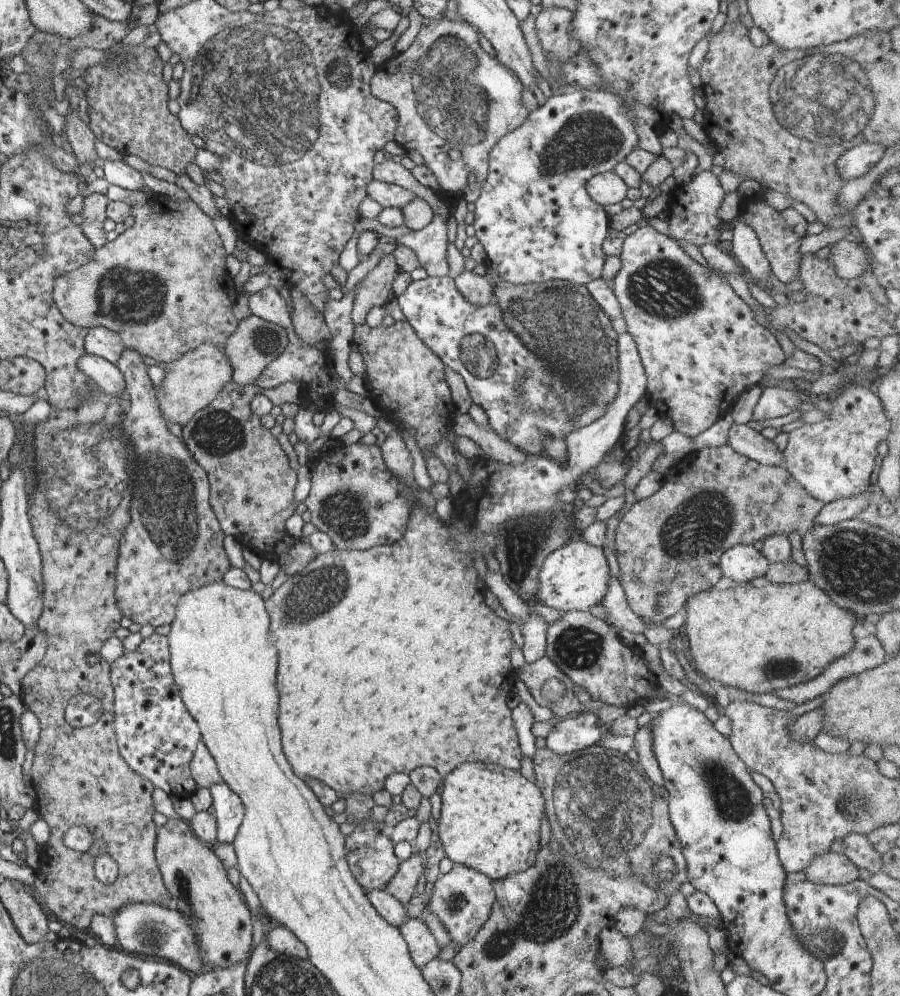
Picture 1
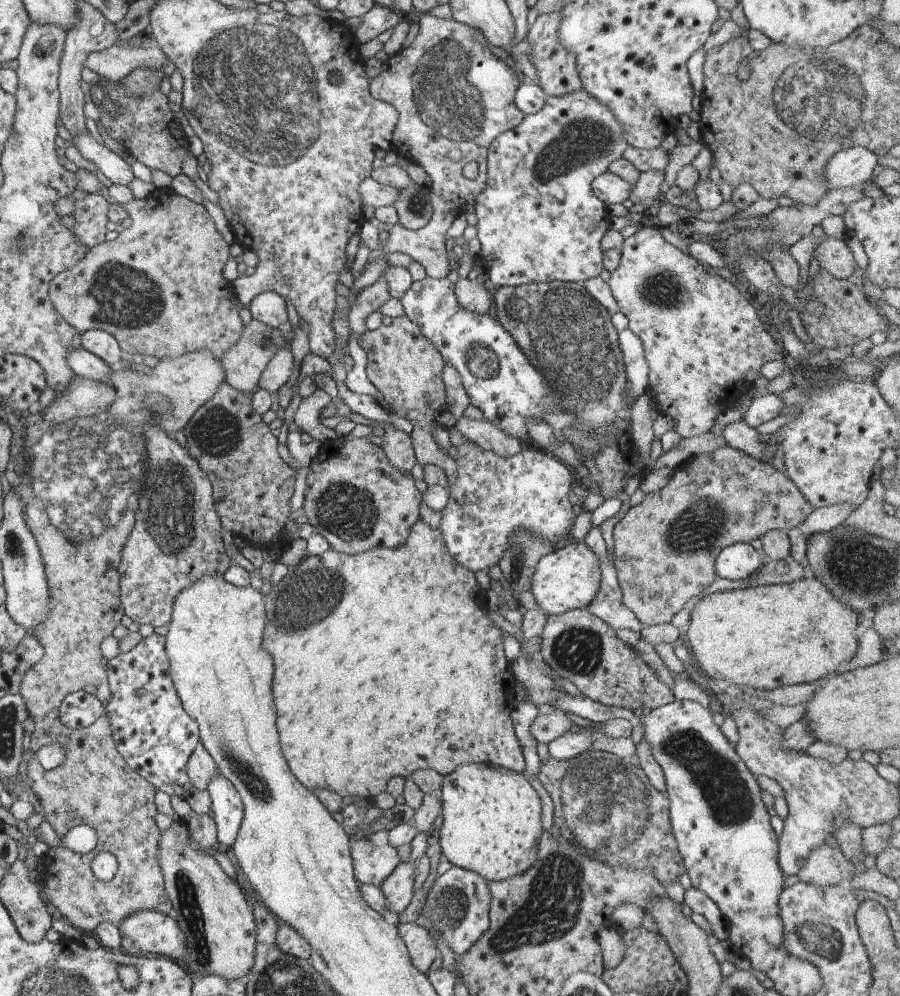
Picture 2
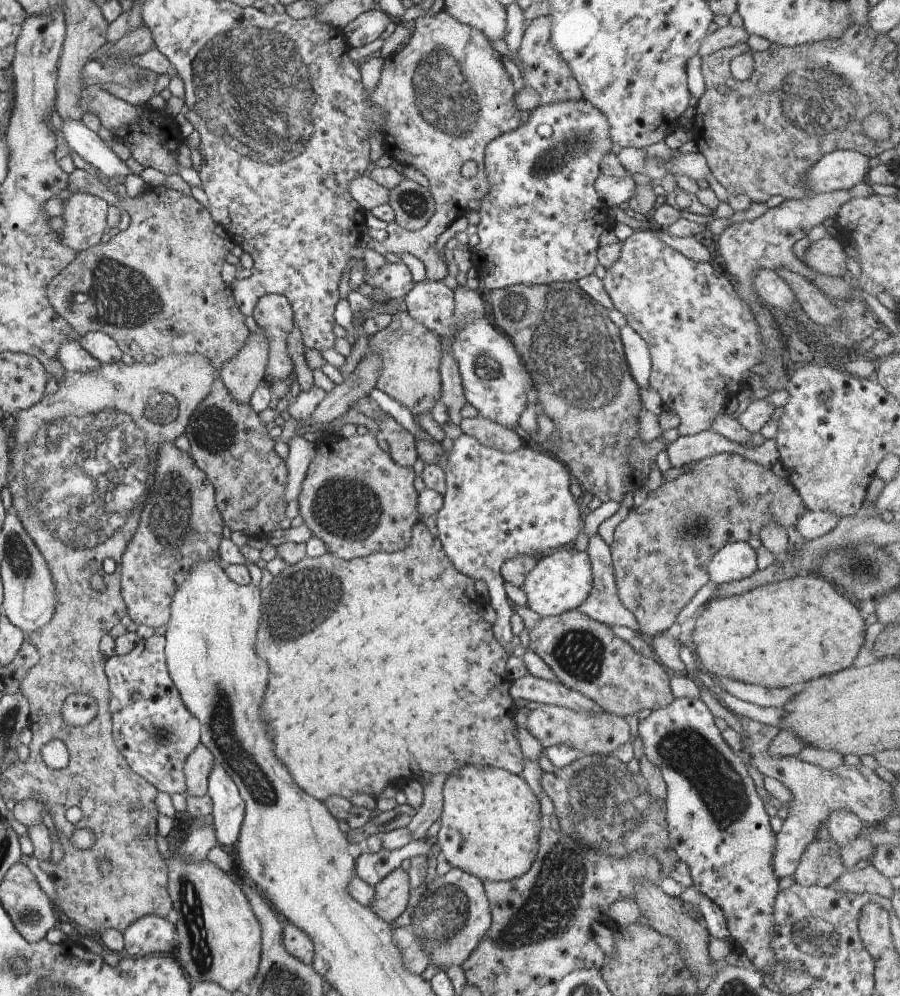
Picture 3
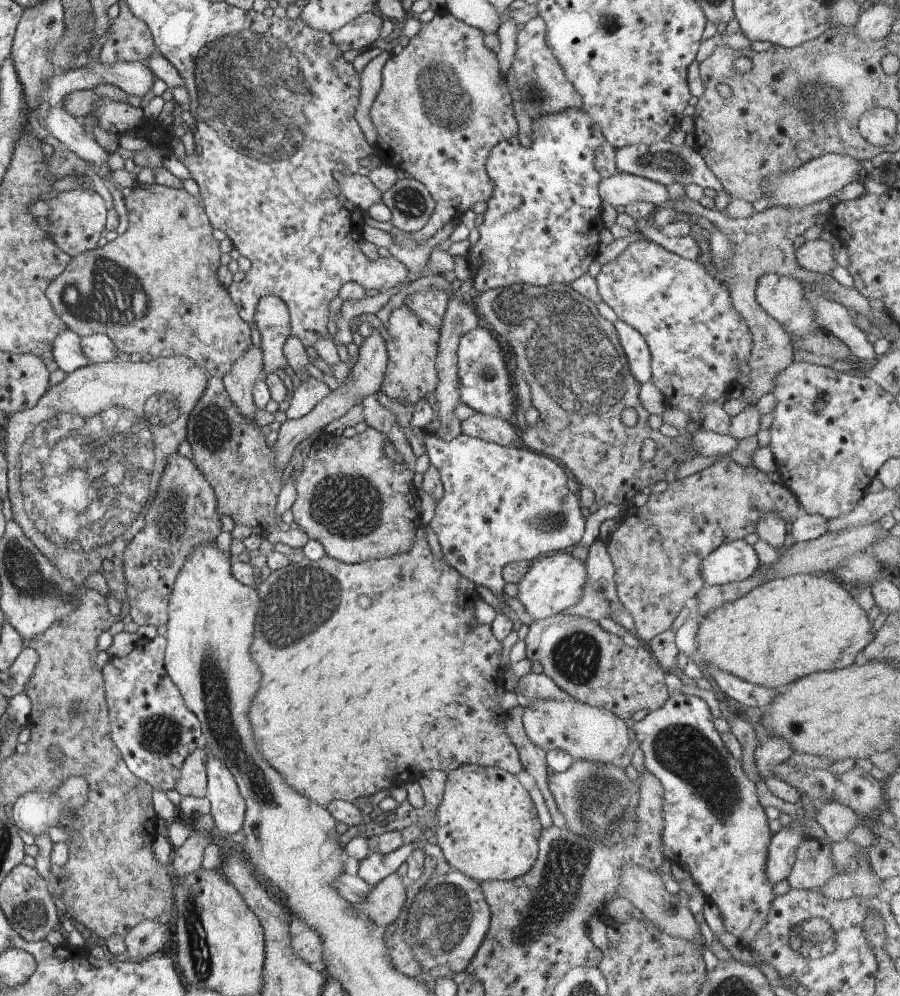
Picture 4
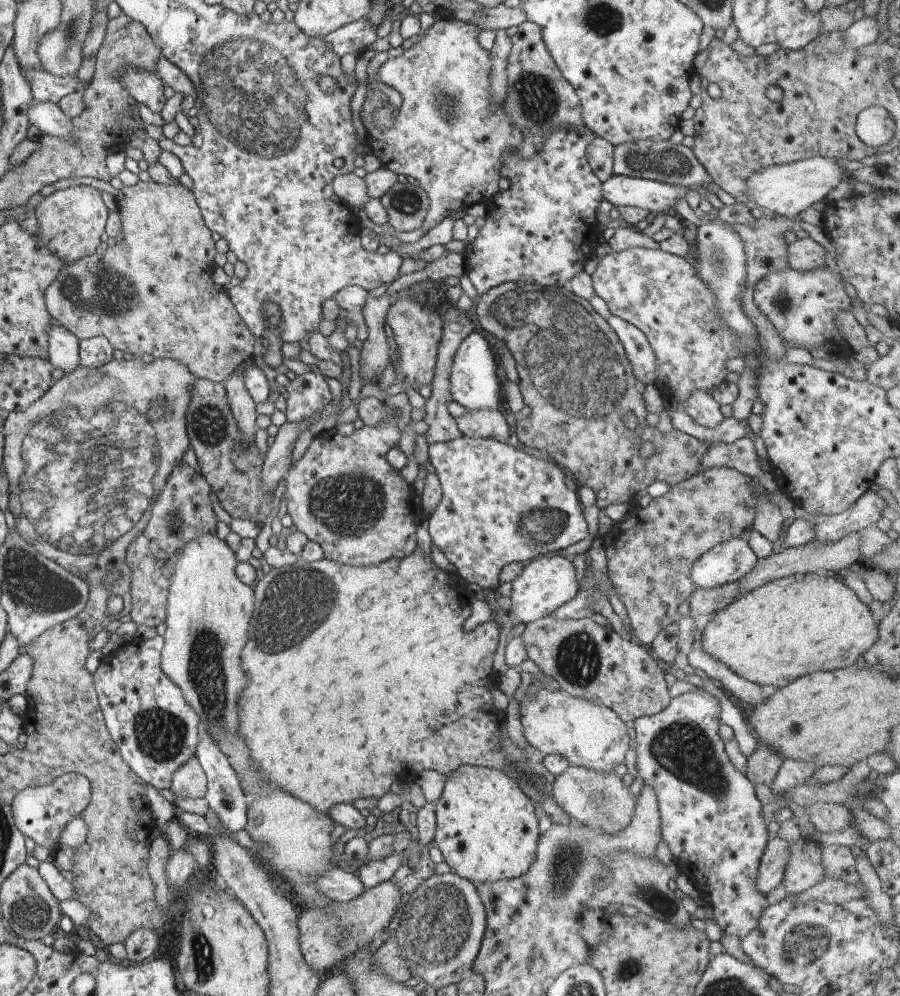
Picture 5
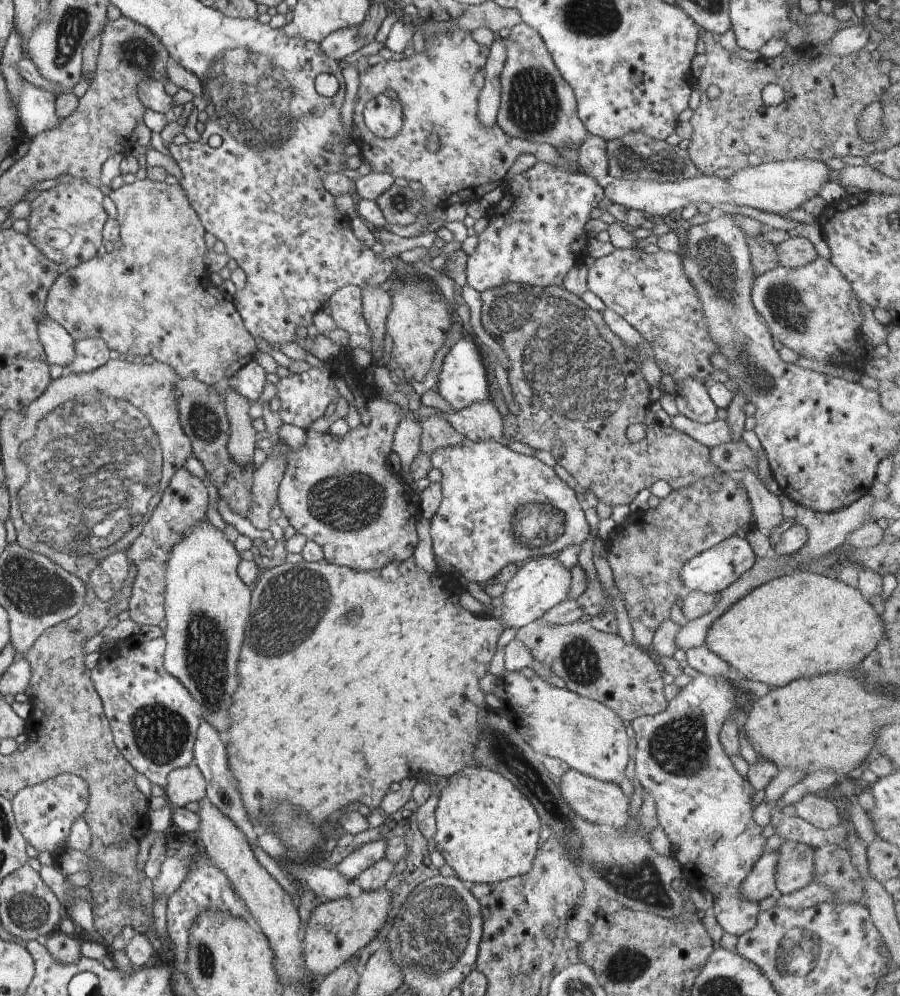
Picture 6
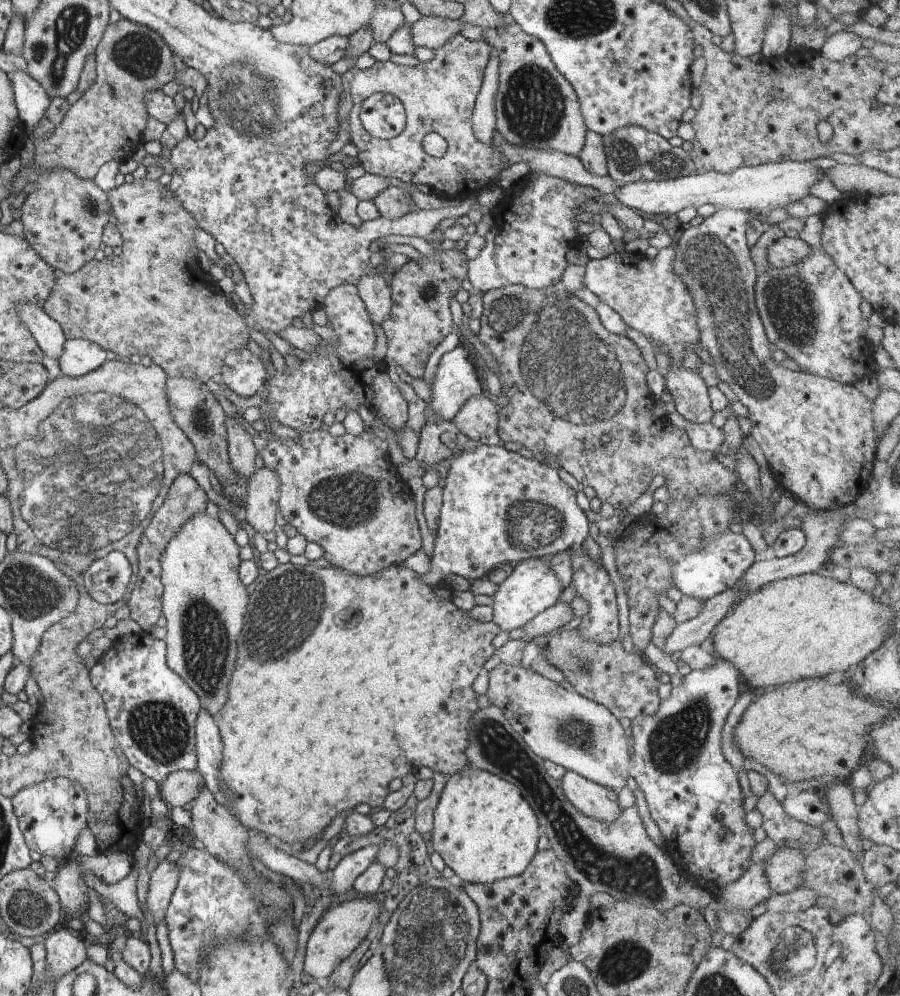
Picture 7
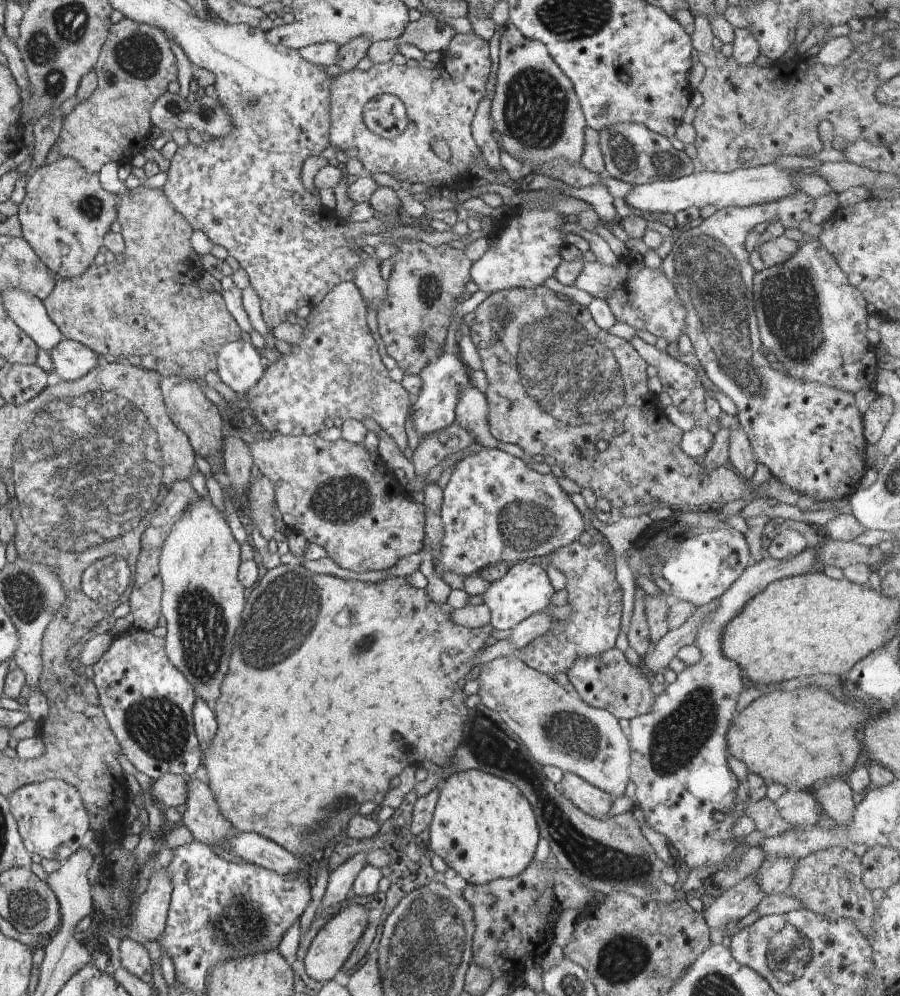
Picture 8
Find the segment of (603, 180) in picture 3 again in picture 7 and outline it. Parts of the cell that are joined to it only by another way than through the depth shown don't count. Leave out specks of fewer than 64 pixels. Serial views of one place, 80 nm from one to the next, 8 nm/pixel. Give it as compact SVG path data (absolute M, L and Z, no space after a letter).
M783 160L752 167L742 167L731 174L715 171L694 173L672 180L637 181L620 185L614 196L620 207L627 207L642 214L677 214L687 207L700 207L705 204L716 208L745 209L770 214L776 208L793 204L810 195L810 188L827 172L817 168L810 161Z

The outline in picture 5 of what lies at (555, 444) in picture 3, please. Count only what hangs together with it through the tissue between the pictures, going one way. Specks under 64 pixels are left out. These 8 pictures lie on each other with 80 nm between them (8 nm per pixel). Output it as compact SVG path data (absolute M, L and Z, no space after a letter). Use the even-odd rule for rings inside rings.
M522 282L503 283L489 289L488 292L478 297L473 315L477 327L480 330L489 332L491 338L494 336L494 340L501 340L502 344L506 344L516 361L516 370L520 379L518 386L520 387L520 393L522 394L525 406L531 408L531 414L525 420L520 420L520 423L516 425L515 430L512 429L512 432L518 436L520 444L531 449L538 449L538 452L550 456L550 458L554 460L554 464L558 465L561 469L566 468L566 470L570 470L574 478L576 478L579 488L589 487L593 489L597 497L596 505L600 509L611 505L627 503L632 506L635 503L638 492L647 490L647 488L656 481L664 481L666 484L674 486L680 484L682 481L690 480L692 476L696 476L696 474L705 471L704 467L700 464L700 460L704 458L709 450L709 446L706 443L688 434L684 434L684 432L681 431L661 432L657 427L648 426L648 424L646 424L647 412L643 398L645 385L634 376L632 364L628 361L625 351L618 340L618 336L615 336L614 330L610 328L601 315L598 315L598 312L592 309L588 300L575 296L567 286L545 288ZM626 411L632 411L636 416L635 418L638 420L636 430L629 430L624 424L623 416L625 416L624 413ZM648 441L652 442L655 452L648 458L642 458L639 451L643 443Z

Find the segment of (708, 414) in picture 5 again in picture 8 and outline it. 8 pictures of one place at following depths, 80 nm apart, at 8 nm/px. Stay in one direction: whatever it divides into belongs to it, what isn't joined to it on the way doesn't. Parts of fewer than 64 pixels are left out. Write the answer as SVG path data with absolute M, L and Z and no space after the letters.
M638 336L628 342L634 348L633 354L638 354L647 366L656 369L663 393L668 394L680 412L694 415L705 410L707 394L693 366L661 352L656 346L646 344Z

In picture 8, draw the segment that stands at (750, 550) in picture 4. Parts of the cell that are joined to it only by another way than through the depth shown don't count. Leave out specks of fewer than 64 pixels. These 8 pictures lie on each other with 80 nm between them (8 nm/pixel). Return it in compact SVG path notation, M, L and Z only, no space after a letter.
M713 529L682 540L664 558L659 574L671 586L672 600L690 602L696 609L719 599L752 564L744 535L737 529Z

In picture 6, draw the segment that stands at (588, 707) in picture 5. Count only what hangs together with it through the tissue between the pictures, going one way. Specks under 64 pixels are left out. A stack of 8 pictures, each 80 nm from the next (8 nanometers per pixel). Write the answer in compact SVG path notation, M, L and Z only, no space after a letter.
M504 670L502 676L496 677L496 688L494 690L494 695L504 704L504 712L506 712L510 720L513 722L515 728L520 732L521 736L524 738L524 742L530 742L532 744L532 750L536 748L536 753L539 753L543 759L554 757L555 759L562 760L569 769L582 772L588 776L592 776L598 780L604 782L614 782L614 784L620 784L625 776L627 765L632 761L629 758L628 753L628 734L626 728L624 728L623 720L609 707L604 705L602 702L596 701L595 699L590 699L581 695L578 695L574 691L567 690L567 688L556 688L536 675L534 678L526 677L521 671L508 671Z

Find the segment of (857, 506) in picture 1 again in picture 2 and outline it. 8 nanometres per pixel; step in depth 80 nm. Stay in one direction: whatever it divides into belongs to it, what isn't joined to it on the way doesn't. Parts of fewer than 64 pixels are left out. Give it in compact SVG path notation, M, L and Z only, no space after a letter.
M836 504L815 509L804 520L804 524L808 528L808 536L834 530L834 528L842 525L854 511L855 508L852 504Z

